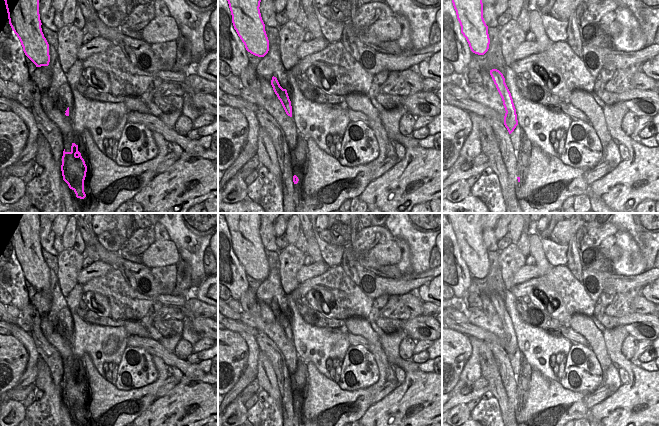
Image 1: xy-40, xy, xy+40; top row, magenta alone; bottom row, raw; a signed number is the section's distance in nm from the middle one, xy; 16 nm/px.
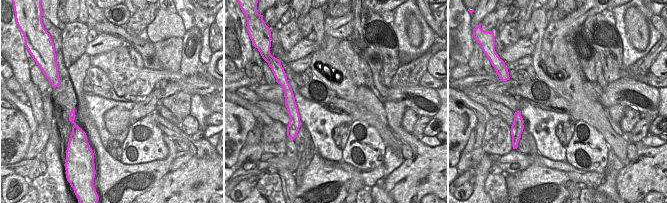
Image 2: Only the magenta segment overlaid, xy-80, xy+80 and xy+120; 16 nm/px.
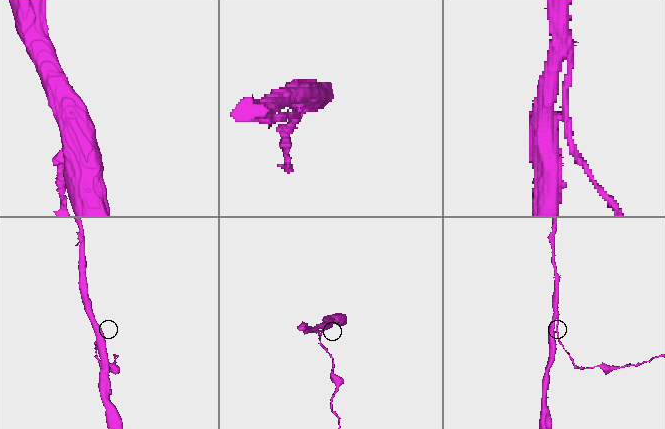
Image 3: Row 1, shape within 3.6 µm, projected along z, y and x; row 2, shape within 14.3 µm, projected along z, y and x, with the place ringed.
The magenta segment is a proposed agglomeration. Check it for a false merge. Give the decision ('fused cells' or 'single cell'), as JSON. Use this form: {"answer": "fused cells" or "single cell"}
{"answer": "single cell"}

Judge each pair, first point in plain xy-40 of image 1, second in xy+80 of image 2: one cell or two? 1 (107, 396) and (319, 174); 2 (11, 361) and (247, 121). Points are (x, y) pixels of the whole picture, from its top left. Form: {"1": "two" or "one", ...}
{"1": "one", "2": "one"}

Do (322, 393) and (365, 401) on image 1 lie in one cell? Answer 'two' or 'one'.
one

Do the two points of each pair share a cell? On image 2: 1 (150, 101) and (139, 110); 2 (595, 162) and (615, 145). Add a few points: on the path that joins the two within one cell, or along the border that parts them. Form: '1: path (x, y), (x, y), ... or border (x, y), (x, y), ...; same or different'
1: path (147, 104), (142, 109); same
2: border (595, 128), (609, 147); different

